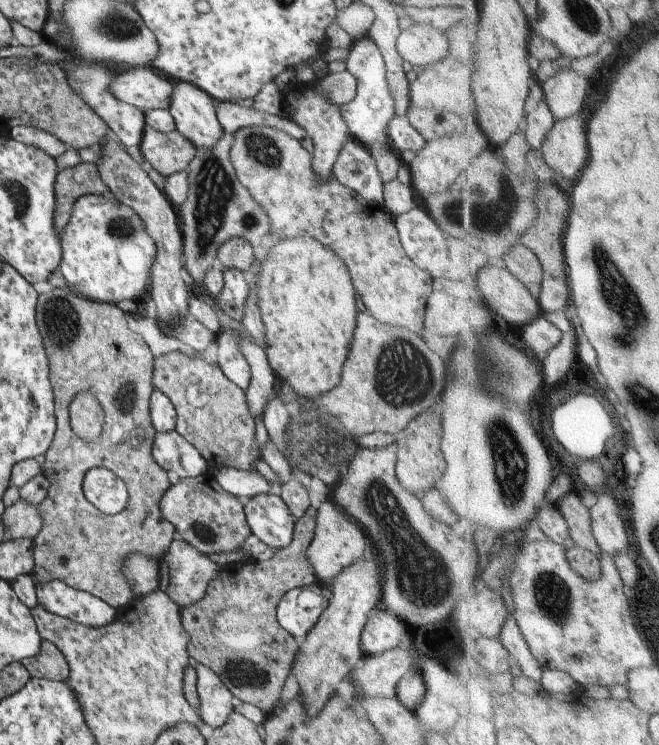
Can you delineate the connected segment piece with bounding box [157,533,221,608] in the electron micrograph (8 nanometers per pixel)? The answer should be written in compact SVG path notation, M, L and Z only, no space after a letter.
M176 533L171 544L167 546L165 554L158 560L157 589L167 594L179 608L183 608L203 598L207 584L219 574L219 570L221 567L217 566L213 560L201 554L199 550L195 550Z

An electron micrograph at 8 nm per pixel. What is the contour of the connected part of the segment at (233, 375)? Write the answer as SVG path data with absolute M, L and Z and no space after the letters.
M218 332L217 342L217 366L223 371L225 378L238 386L245 392L249 386L251 378L250 368L247 364L237 342L235 342L236 333L227 334L227 332Z

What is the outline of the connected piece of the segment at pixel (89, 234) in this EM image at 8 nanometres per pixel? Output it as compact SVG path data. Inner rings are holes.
M110 193L101 196L83 195L75 202L69 222L60 232L59 244L61 244L61 260L58 268L66 282L78 290L81 296L118 307L130 304L134 307L134 302L142 300L136 304L133 311L134 316L141 314L144 308L143 299L147 296L149 278L151 278L151 264L155 258L155 242L153 238L149 238L137 212L121 204Z

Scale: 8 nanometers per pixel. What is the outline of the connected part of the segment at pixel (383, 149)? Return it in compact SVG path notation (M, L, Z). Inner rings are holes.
M367 33L351 42L346 58L346 70L356 80L355 96L347 103L338 106L339 114L342 115L352 138L359 141L367 150L376 166L381 183L391 182L396 178L399 168L398 156L389 149L385 138L389 119L395 117L391 95L385 82L385 65L375 43L367 36Z

